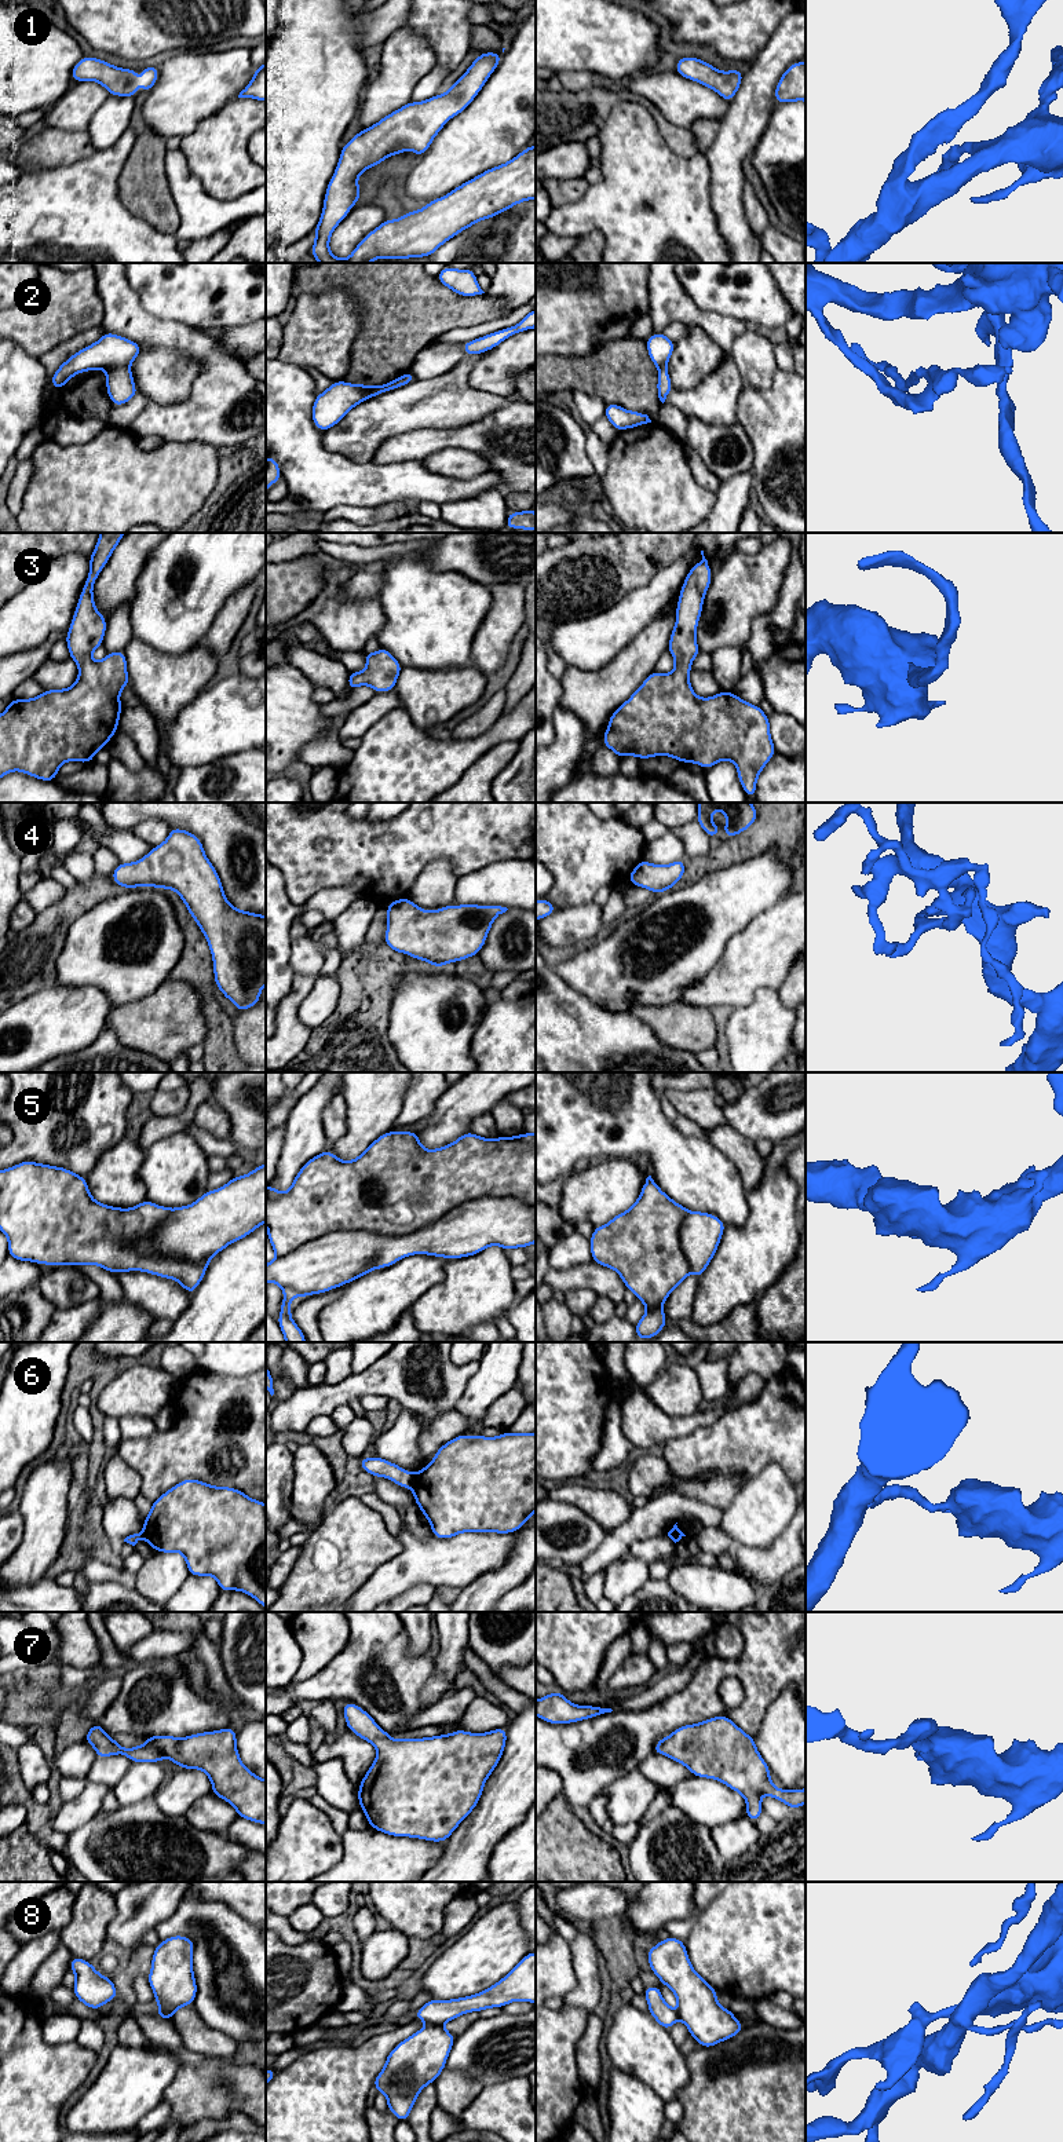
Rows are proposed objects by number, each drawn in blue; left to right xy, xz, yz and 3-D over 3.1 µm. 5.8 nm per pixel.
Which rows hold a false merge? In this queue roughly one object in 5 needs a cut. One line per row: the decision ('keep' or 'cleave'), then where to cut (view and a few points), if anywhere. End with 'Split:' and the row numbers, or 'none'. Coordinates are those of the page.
1: keep; no cut
2: cleave; cut in xy along (128, 368), (109, 366), (106, 369)
3: keep; no cut
4: keep; no cut
5: cleave; cut in xz along (534, 1205), (481, 1196), (405, 1234), (329, 1232), (277, 1257)
6: cleave; cut in xz along (415, 1476), (411, 1487)
7: keep; no cut
8: cleave; cut in xz along (431, 2024), (441, 2025)
Split: 2, 5, 6, 8

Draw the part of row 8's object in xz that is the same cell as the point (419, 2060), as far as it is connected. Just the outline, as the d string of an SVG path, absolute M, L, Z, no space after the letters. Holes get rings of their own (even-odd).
M428 2025L391 2050L386 2058L383 2070L375 2077L373 2087L377 2092L386 2094L387 2109L391 2110L399 2121L408 2121L417 2095L427 2084L436 2081L445 2069L454 2040L456 2036L445 2030L442 2025Z

